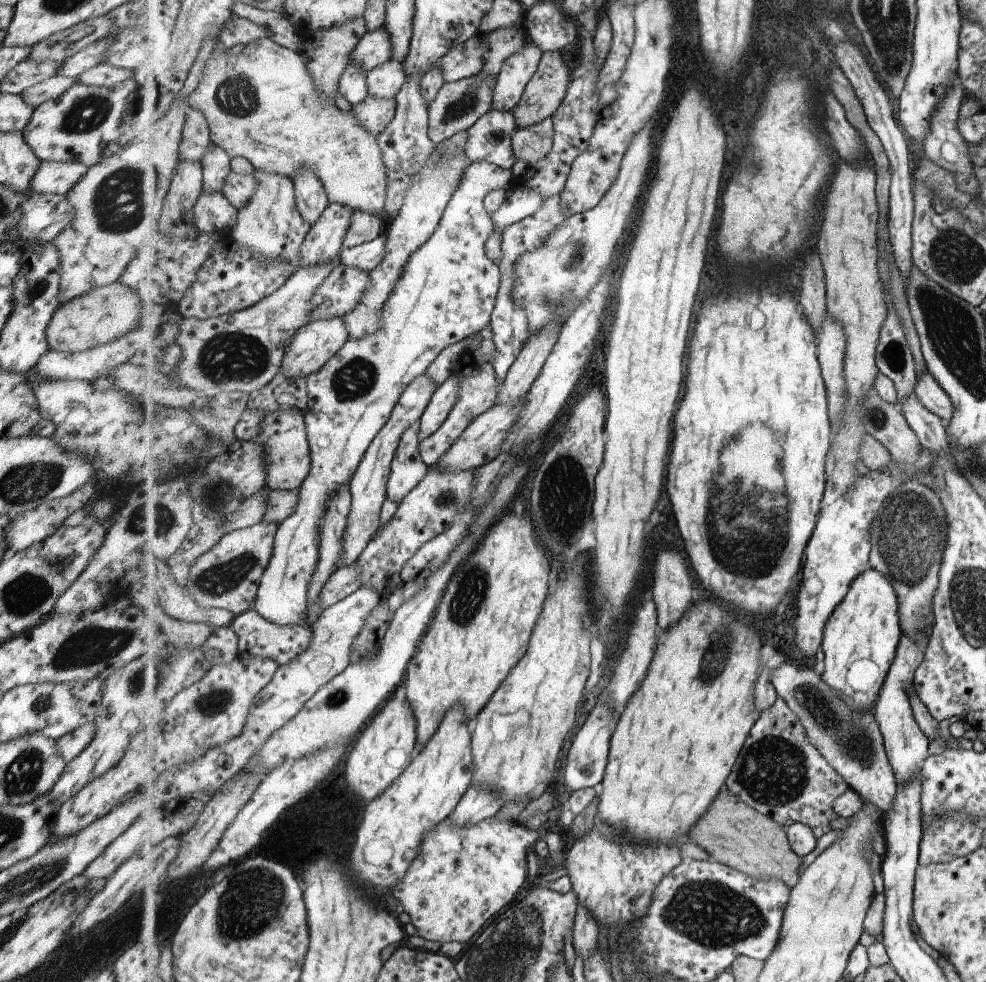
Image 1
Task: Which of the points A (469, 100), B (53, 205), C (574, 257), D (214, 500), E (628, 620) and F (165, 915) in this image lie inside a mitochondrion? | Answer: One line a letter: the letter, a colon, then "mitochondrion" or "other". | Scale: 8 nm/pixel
A: mitochondrion
B: other
C: mitochondrion
D: mitochondrion
E: other
F: other

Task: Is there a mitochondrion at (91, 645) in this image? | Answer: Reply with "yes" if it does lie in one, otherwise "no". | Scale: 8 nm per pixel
yes

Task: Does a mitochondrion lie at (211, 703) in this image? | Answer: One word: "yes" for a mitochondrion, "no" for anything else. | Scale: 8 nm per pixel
yes

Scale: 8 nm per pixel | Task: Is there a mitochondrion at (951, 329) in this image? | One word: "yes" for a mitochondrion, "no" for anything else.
yes

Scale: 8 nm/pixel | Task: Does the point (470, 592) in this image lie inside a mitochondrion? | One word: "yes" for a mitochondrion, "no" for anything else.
yes

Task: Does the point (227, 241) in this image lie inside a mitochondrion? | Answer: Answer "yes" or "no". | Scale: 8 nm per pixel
no

